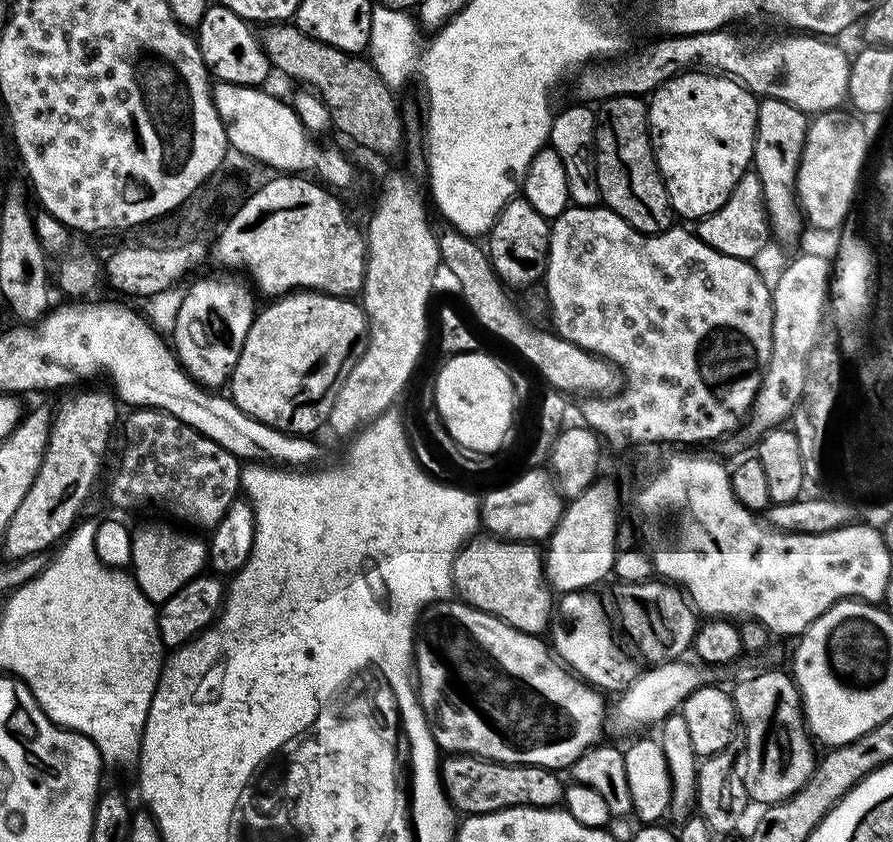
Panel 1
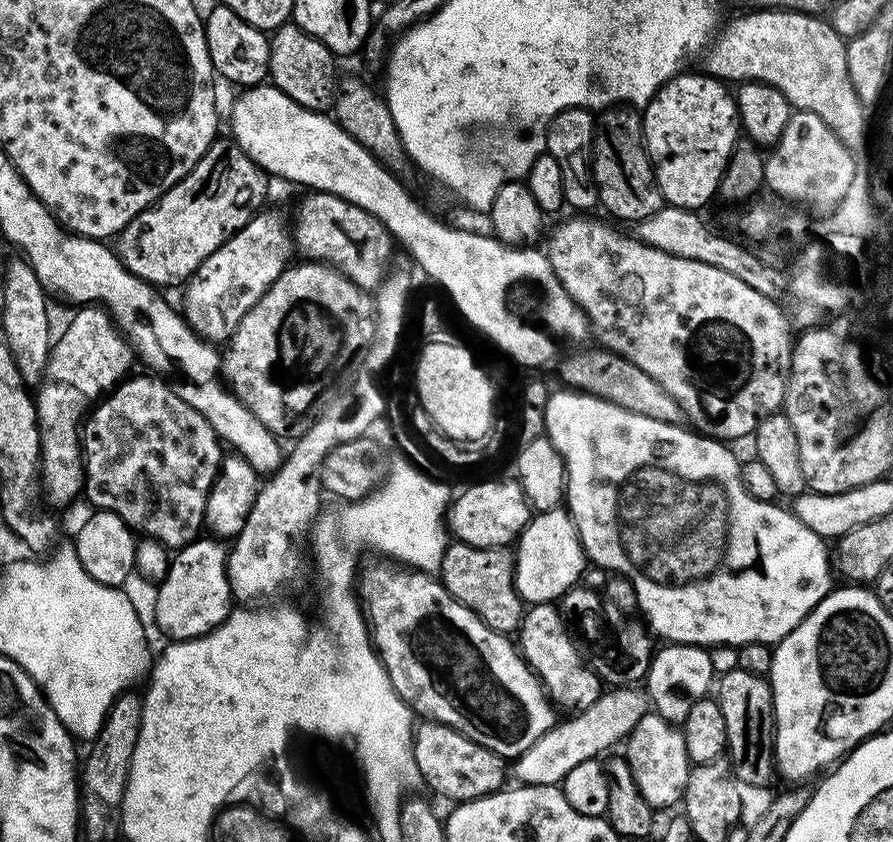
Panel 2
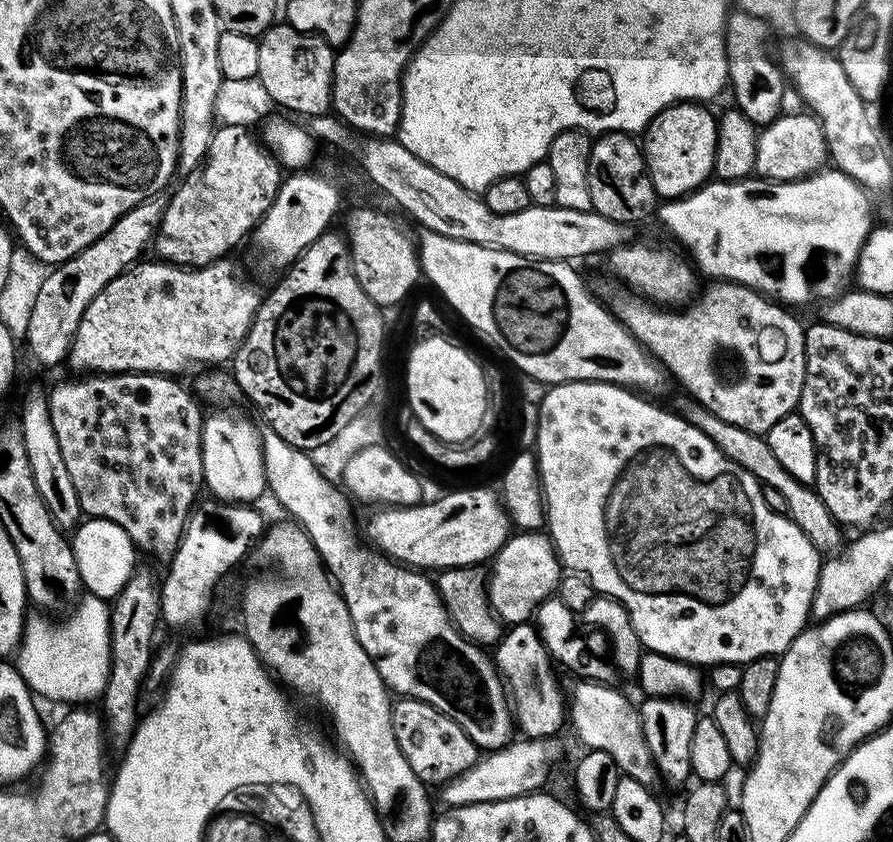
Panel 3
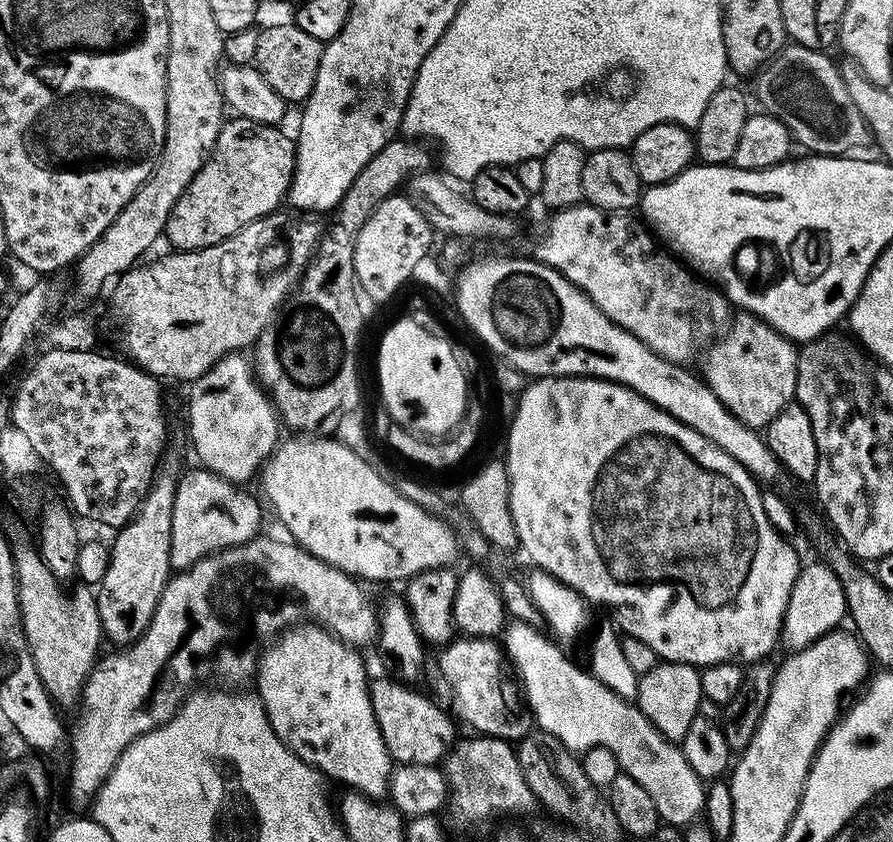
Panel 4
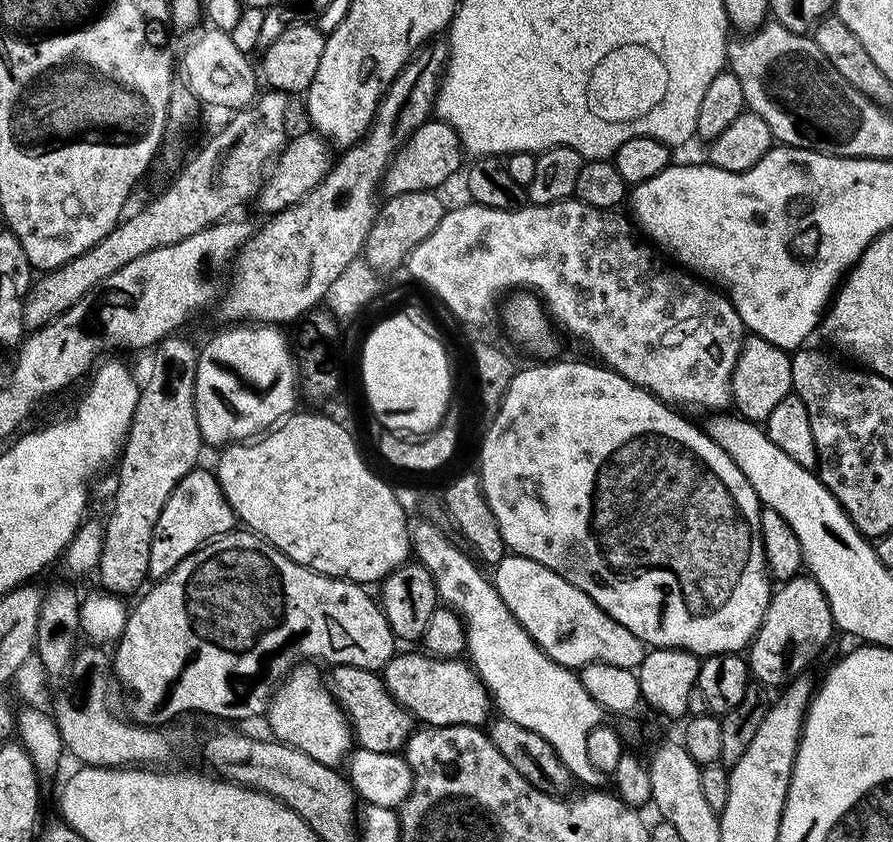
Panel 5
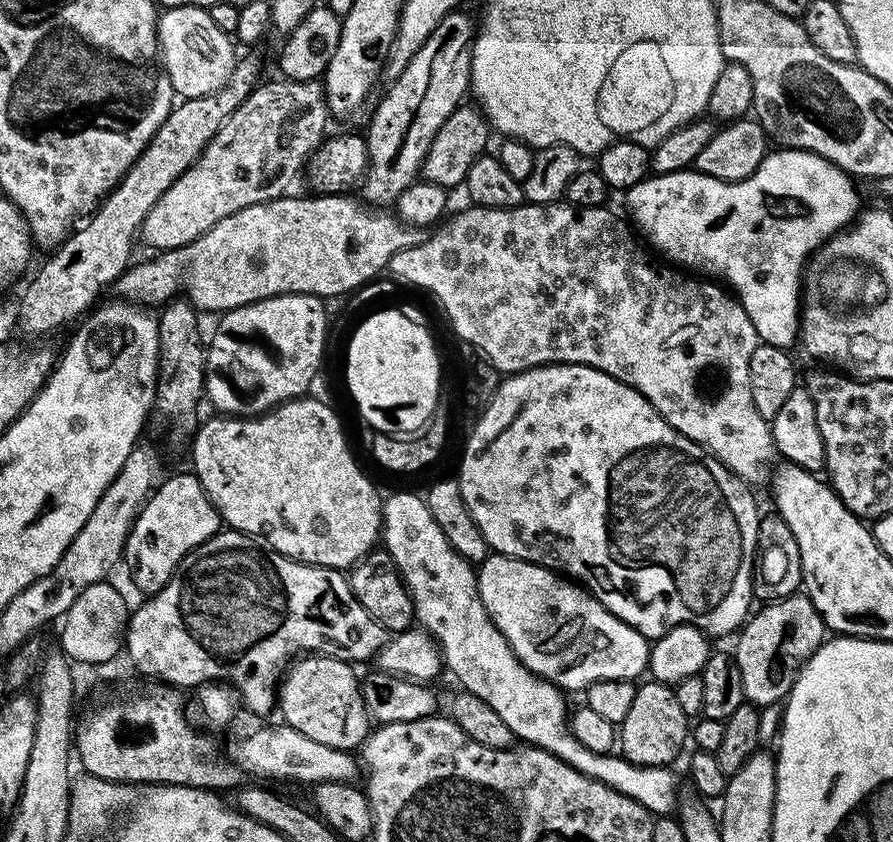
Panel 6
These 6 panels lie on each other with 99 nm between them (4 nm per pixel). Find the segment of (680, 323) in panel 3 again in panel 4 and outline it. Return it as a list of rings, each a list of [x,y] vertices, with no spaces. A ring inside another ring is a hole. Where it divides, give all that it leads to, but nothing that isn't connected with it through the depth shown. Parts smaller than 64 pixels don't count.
[[[743,310],[737,313],[731,317],[727,331],[707,345],[702,379],[742,423],[760,430],[787,404],[793,403],[798,348],[787,336],[752,313]]]

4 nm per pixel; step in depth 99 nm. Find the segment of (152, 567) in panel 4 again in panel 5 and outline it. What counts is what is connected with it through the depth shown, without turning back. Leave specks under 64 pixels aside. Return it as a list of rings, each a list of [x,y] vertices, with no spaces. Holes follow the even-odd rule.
[[[173,334],[164,337],[155,347],[154,364],[148,382],[141,387],[139,402],[136,404],[132,425],[129,428],[128,439],[118,460],[118,488],[110,518],[102,532],[102,550],[98,573],[105,589],[117,593],[124,598],[131,592],[141,591],[140,583],[149,577],[150,550],[155,536],[156,524],[175,490],[178,482],[193,471],[201,461],[200,452],[204,450],[201,438],[201,428],[198,426],[196,408],[196,358],[198,350],[188,341]]]

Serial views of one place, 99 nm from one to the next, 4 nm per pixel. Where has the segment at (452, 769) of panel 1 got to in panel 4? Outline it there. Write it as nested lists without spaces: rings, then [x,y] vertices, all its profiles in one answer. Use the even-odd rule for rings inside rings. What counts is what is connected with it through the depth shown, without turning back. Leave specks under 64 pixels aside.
[[[376,680],[370,684],[374,716],[382,730],[382,738],[388,747],[388,755],[397,765],[431,764],[443,761],[450,746],[457,743],[457,725],[447,711],[443,712],[434,701],[396,680]]]

